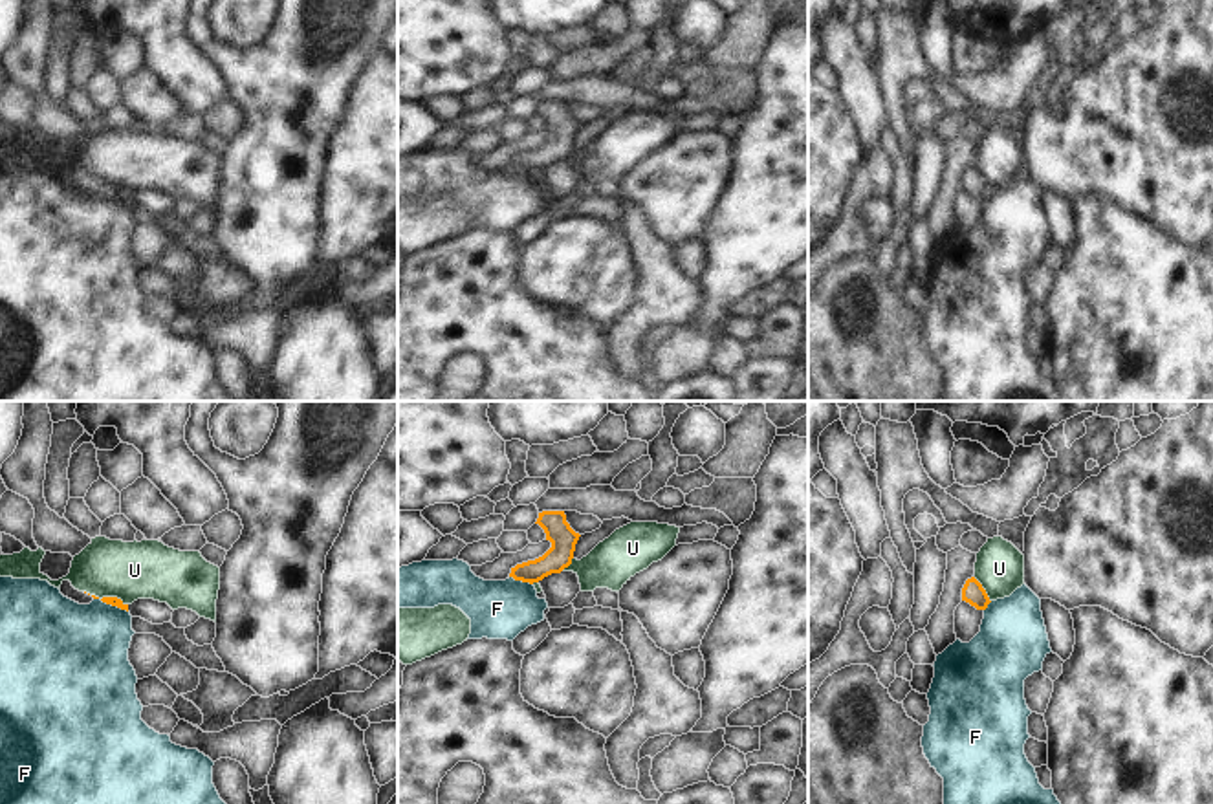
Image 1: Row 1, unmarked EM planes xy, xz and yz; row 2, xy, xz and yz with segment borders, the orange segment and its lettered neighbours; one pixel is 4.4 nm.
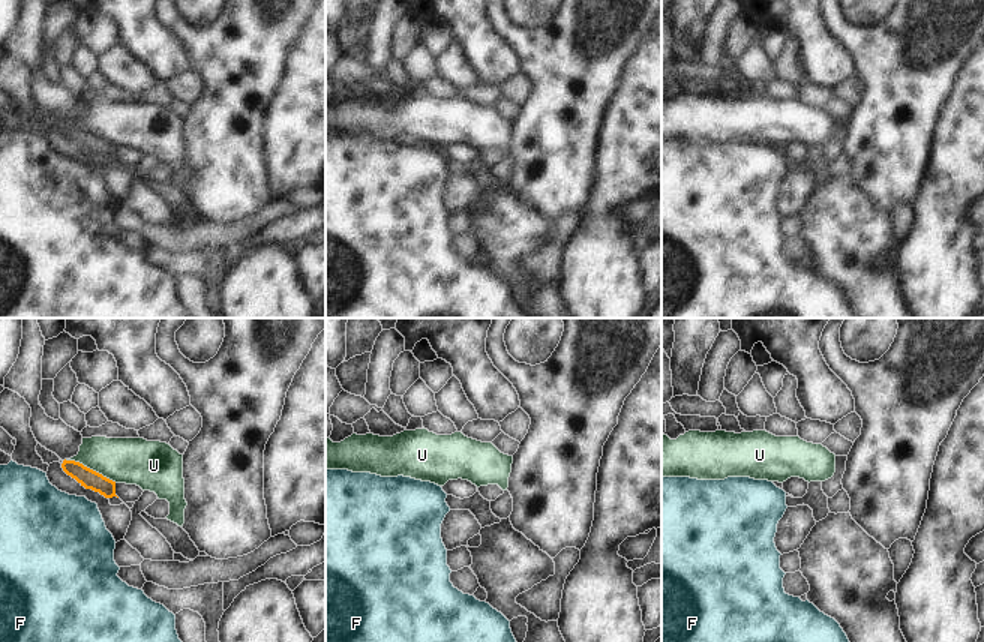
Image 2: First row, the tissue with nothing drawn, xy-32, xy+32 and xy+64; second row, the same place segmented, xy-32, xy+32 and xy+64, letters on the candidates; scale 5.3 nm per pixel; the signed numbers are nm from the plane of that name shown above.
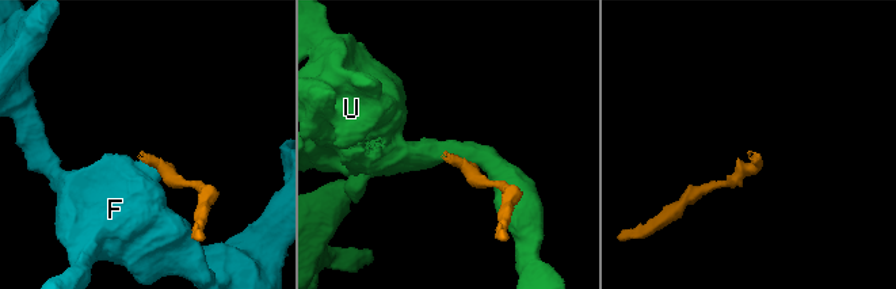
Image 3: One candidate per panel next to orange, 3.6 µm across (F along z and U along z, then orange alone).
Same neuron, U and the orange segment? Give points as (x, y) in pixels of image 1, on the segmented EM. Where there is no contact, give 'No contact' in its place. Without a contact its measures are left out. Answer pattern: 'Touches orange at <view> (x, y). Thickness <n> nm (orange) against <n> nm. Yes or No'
Touches orange at yz (984, 590). Thickness 90 nm (orange) against 220 nm. No

